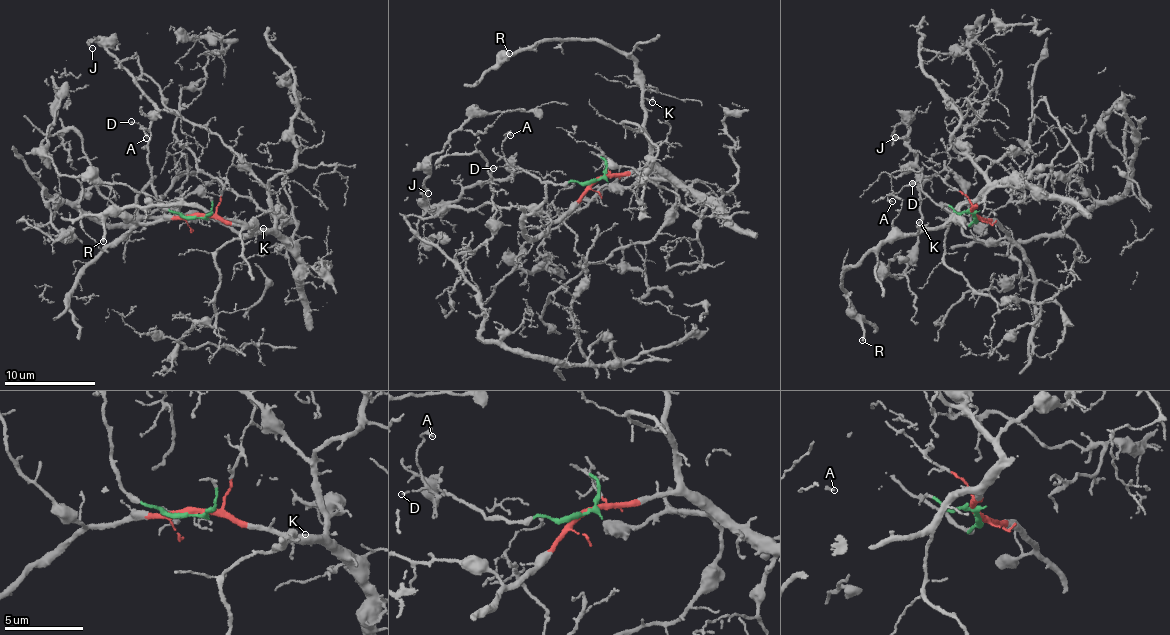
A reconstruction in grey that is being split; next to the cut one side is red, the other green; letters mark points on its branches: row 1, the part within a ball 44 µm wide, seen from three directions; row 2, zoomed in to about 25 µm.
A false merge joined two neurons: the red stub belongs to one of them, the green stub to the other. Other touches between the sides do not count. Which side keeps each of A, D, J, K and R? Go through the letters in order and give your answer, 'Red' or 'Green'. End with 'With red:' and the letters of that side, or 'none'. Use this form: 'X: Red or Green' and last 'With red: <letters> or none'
A: Green
D: Green
J: Green
K: Red
R: Red
With red: K, R

